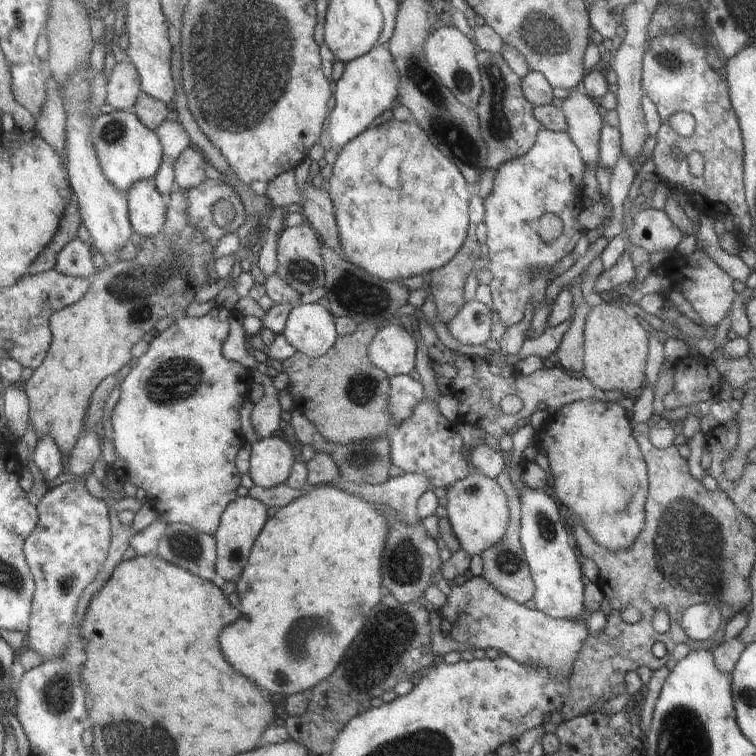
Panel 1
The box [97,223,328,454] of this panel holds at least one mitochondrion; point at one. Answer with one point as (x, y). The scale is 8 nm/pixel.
(135, 289)

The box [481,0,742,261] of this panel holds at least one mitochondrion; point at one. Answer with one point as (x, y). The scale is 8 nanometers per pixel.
(541, 33)

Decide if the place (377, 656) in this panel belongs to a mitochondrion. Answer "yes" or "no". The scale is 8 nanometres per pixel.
yes

